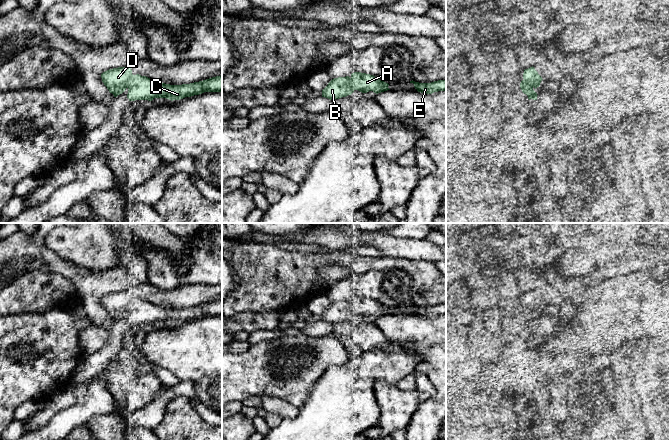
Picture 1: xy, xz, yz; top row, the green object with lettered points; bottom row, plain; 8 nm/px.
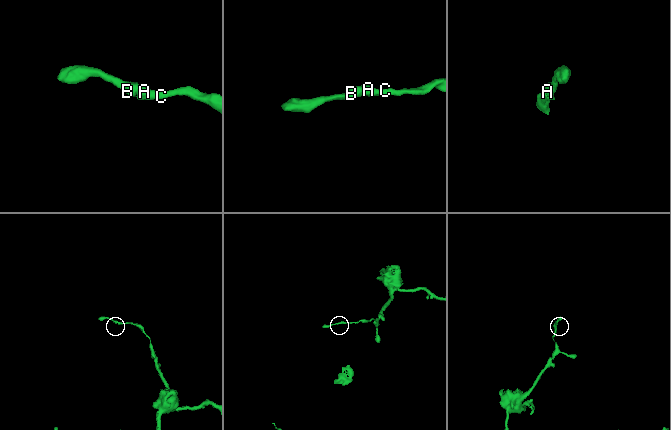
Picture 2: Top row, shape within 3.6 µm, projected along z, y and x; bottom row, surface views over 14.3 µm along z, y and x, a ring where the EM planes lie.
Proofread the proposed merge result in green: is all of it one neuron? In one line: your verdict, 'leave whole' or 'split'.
leave whole

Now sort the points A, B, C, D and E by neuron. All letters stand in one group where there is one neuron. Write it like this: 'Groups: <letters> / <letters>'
Groups: A B C D E

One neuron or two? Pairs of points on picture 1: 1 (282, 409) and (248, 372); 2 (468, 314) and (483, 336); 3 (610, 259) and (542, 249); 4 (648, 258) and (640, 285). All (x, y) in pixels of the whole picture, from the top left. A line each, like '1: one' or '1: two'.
1: two
2: two
3: one
4: two

